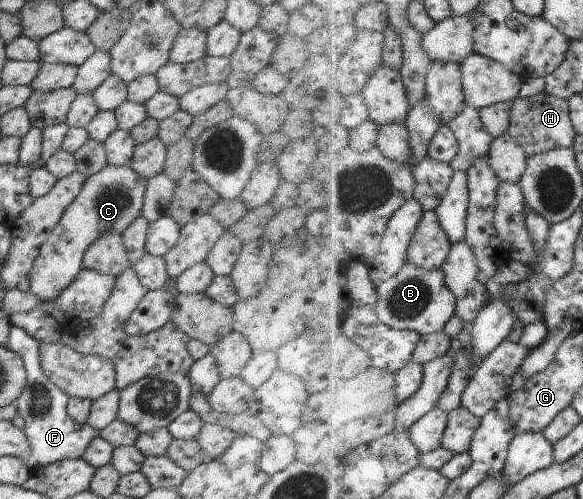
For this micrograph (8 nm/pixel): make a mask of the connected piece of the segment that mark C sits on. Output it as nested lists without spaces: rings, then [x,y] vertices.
[[[106,165],[105,169],[87,177],[77,198],[64,211],[55,229],[42,245],[39,257],[33,264],[29,274],[30,292],[40,300],[48,302],[57,299],[63,290],[66,290],[83,269],[82,261],[89,246],[93,245],[103,235],[108,233],[122,233],[141,215],[143,198],[146,192],[148,180],[136,174],[131,168]]]

